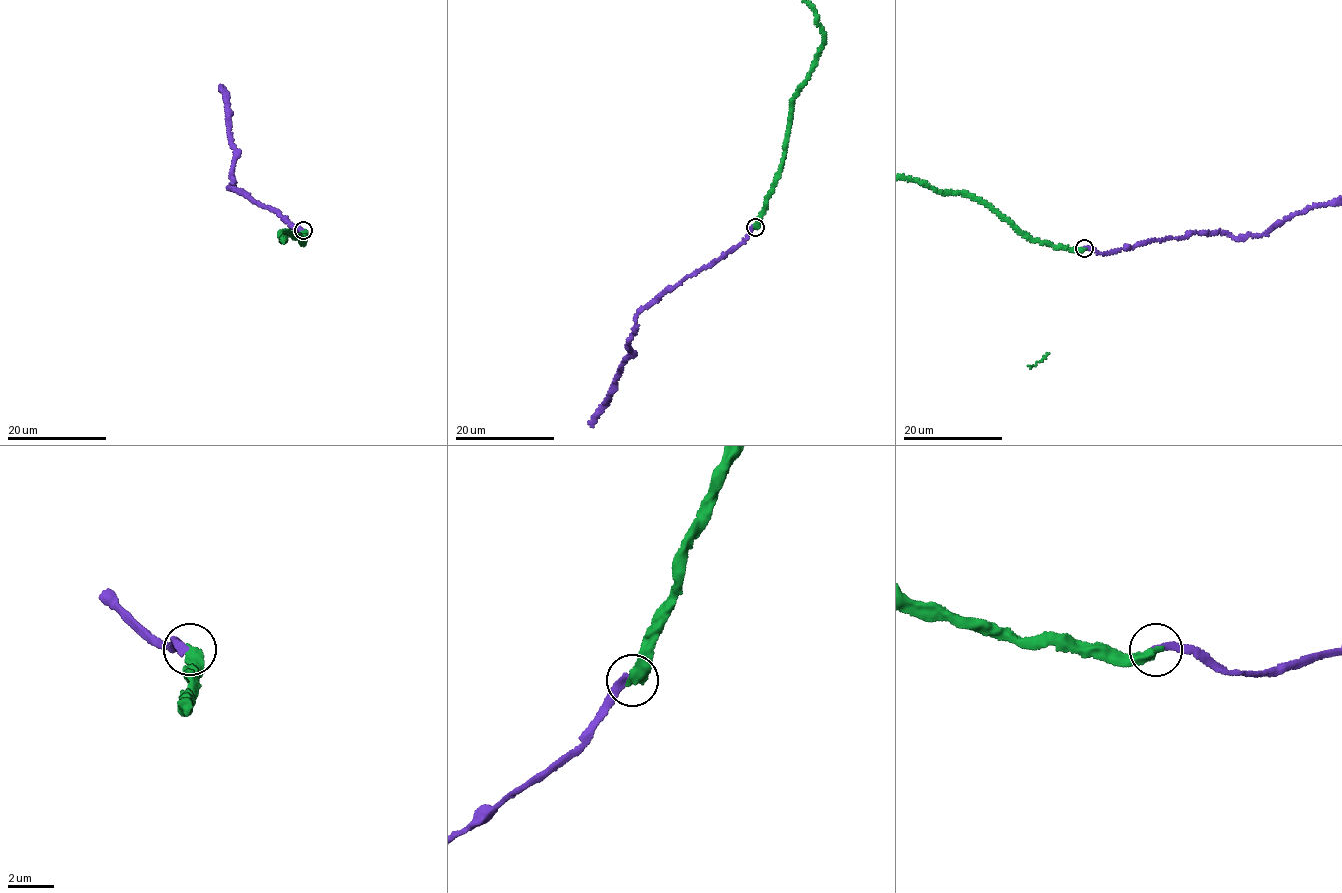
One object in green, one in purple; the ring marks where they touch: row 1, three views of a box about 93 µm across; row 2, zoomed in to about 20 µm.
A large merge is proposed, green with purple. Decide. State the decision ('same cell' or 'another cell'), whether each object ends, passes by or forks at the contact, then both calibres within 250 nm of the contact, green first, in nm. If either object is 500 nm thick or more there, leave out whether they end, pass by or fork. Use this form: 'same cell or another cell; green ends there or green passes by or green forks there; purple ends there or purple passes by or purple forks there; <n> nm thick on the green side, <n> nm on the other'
another cell; green ends there; purple ends there; 480 nm thick on the green side, 300 nm on the other

